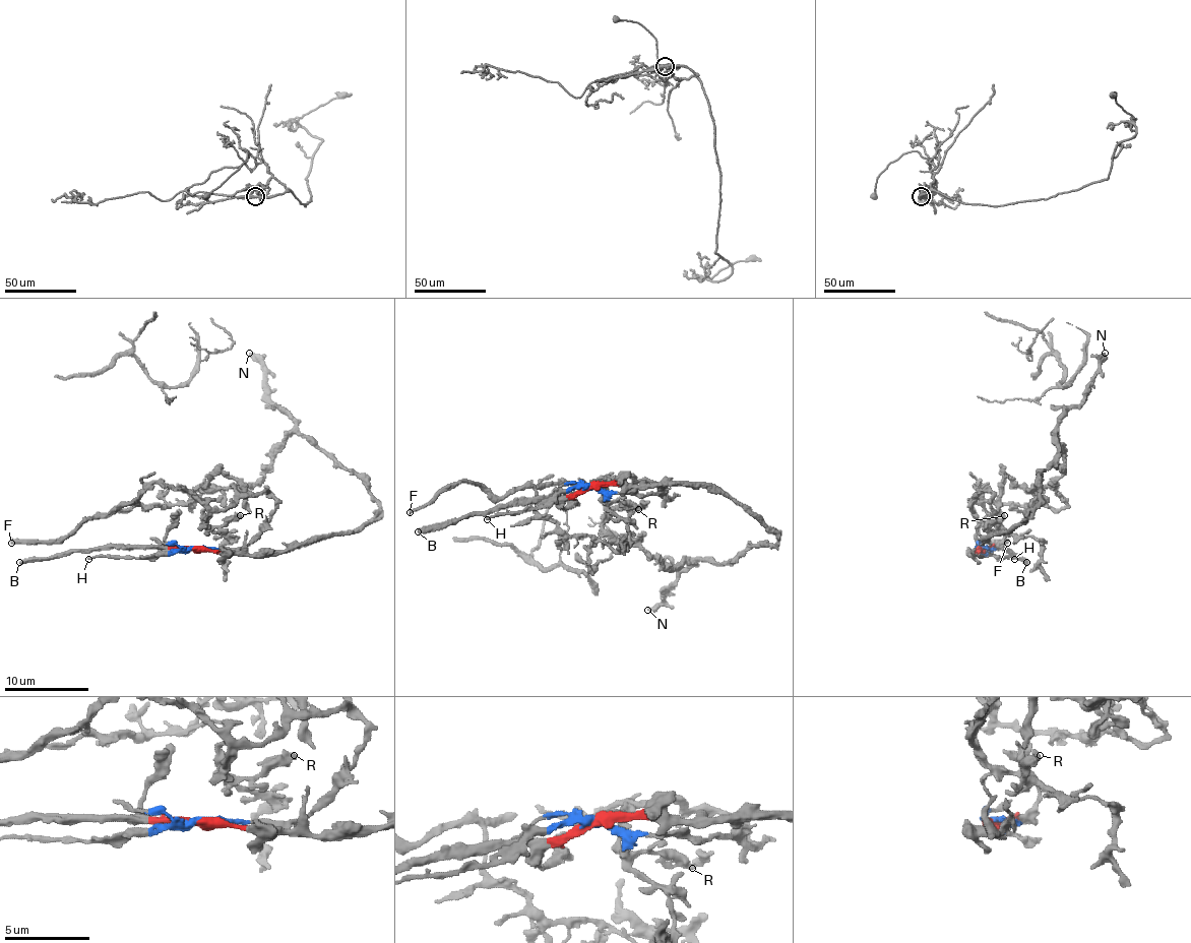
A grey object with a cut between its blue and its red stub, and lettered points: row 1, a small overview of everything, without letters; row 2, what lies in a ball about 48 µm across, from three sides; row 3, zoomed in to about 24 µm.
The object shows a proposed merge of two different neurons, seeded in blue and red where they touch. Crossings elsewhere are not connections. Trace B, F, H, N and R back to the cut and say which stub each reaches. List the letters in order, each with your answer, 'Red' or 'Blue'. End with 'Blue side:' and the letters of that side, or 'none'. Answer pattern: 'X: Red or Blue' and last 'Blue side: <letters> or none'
B: Red
F: Blue
H: Blue
N: Red
R: Blue
Blue side: F, H, R

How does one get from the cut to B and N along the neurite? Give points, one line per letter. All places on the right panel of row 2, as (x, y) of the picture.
B: (981, 549), (1000, 547), (1027, 561)
N: (981, 549), (979, 555), (1040, 498), (1040, 475), (1057, 455), (1055, 428), (1084, 398), (1105, 353)

